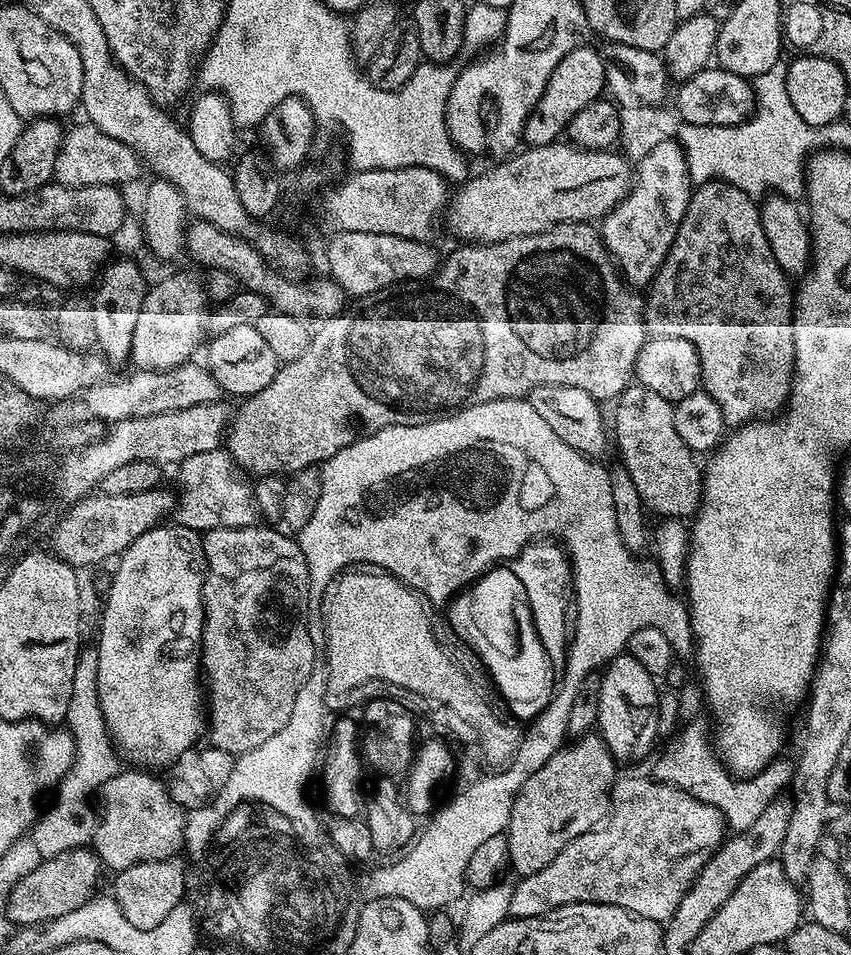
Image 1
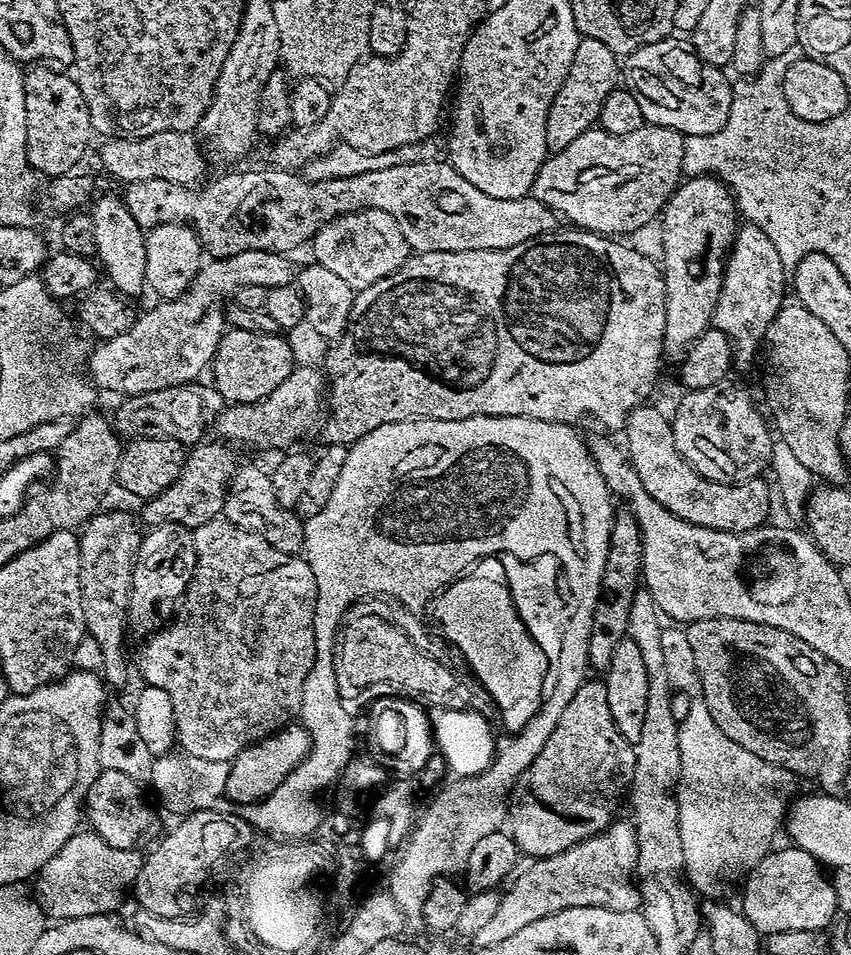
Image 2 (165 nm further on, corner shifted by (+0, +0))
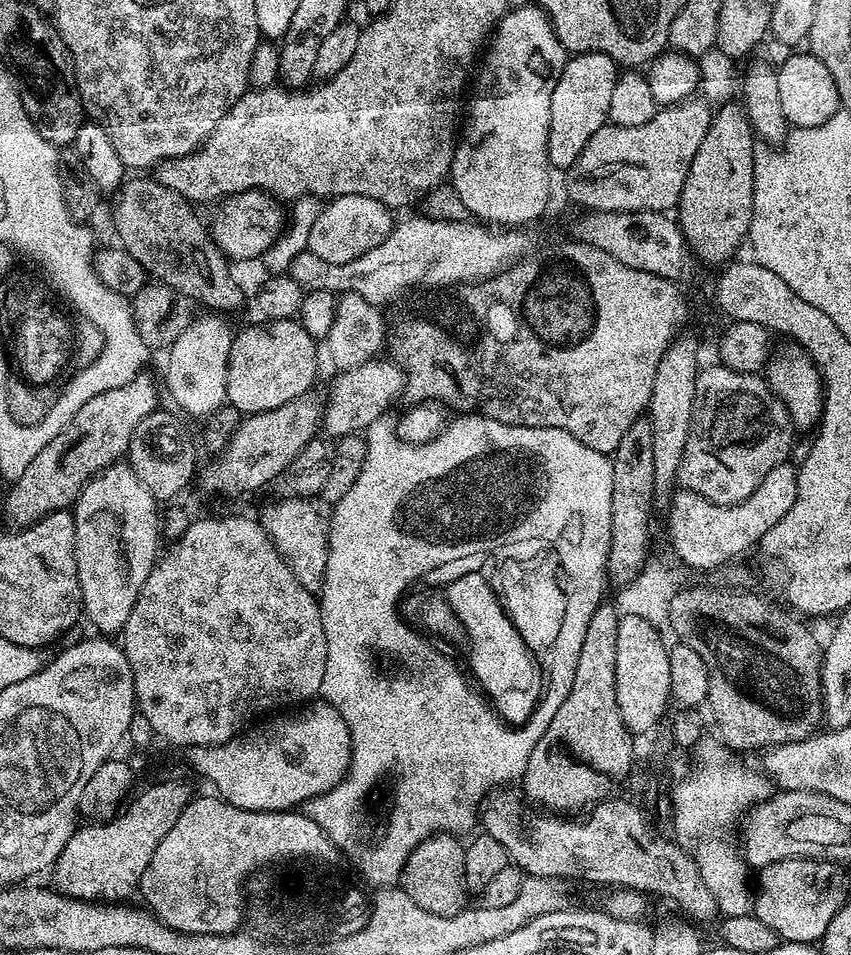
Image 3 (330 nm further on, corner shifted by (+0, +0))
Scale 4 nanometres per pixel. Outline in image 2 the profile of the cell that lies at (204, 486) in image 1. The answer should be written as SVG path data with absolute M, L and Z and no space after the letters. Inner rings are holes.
M248 464L237 467L232 481L228 483L228 493L224 499L223 519L247 532L257 532L266 542L274 546L274 550L297 555L304 547L304 523L295 511L282 506L278 498L274 498L274 486L271 475L267 471Z

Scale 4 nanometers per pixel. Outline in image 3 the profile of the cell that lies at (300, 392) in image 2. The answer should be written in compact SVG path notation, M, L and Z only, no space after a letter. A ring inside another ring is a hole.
M375 358L362 366L345 370L333 377L330 402L322 412L322 428L329 437L363 433L374 421L381 419L392 402L401 397L404 389L404 373L395 361Z

